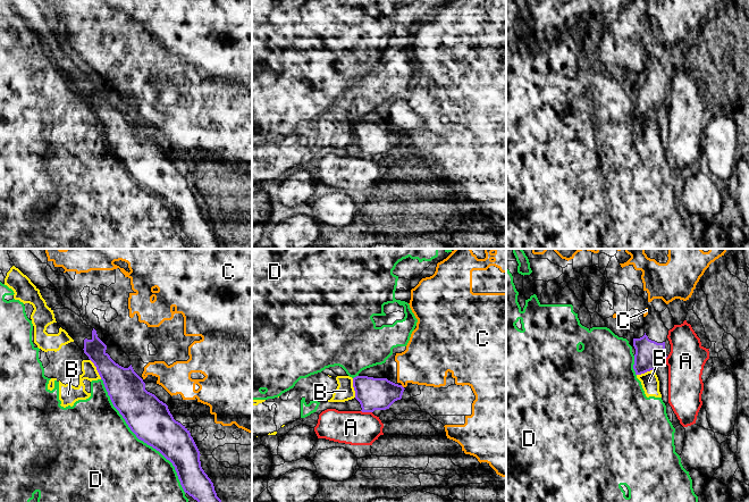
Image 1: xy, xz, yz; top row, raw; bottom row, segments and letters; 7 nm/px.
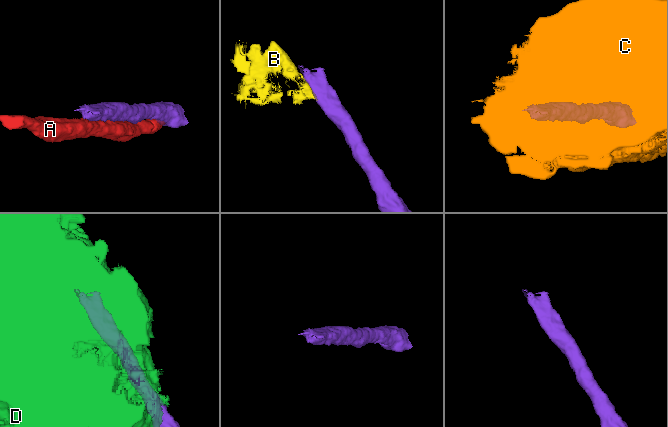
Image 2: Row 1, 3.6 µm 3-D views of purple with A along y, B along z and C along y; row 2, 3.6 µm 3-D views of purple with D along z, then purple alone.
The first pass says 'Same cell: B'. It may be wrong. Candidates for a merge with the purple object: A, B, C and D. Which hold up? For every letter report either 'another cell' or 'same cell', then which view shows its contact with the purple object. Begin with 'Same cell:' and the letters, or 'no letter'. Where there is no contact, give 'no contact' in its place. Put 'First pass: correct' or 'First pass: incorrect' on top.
First pass: incorrect
Same cell: no letter
A: another cell; contact in xz
B: another cell; contact in xy
C: another cell; contact in xz
D: another cell; contact in xy

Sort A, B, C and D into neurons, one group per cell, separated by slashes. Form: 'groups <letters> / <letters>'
groups A / B D / C

